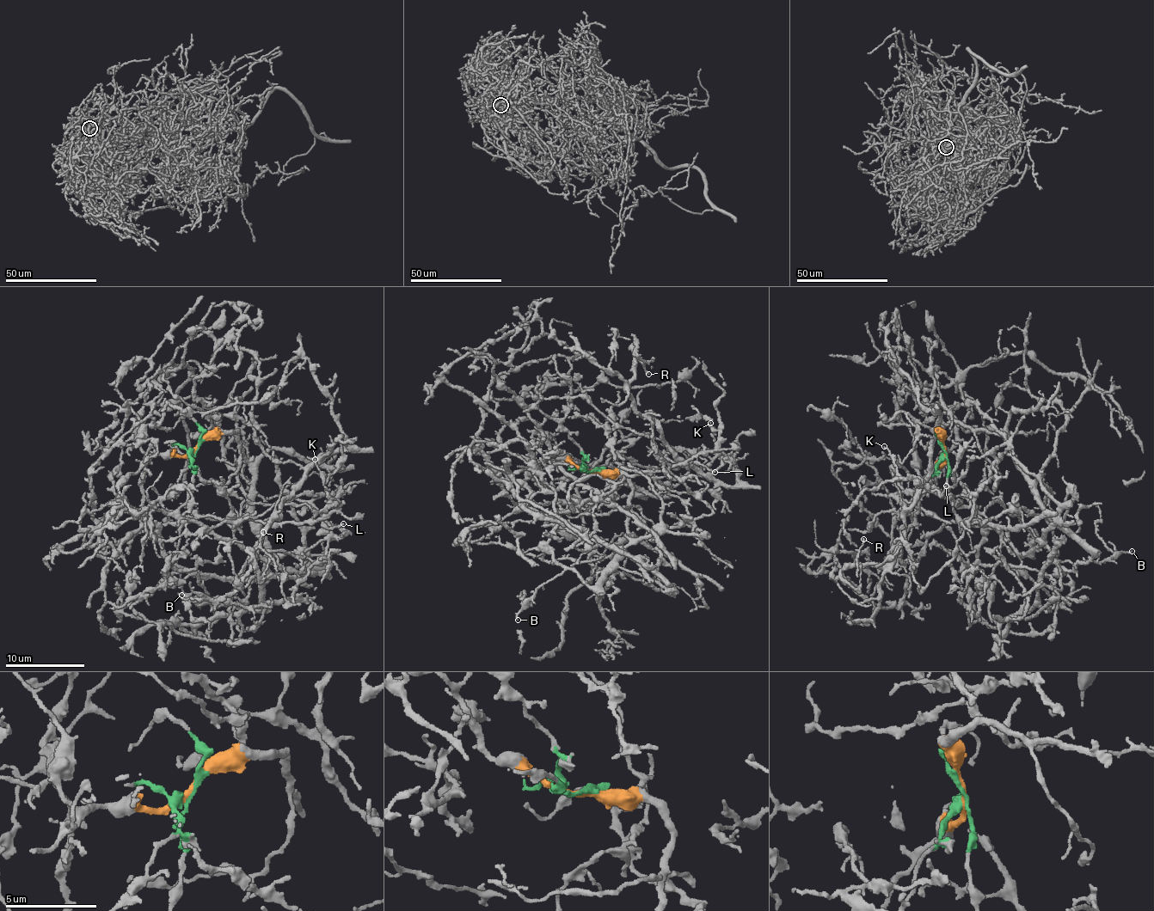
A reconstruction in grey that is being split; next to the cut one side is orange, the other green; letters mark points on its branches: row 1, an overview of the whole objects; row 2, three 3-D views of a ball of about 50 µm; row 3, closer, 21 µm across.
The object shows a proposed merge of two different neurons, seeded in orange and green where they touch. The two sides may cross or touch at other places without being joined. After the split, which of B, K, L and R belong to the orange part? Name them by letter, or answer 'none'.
B

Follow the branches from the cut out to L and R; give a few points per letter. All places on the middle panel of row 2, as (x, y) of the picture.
L: (591, 472), (582, 470), (577, 461), (558, 463), (601, 494), (620, 474), (667, 470), (690, 459), (715, 472)
R: (591, 472), (537, 393), (584, 394), (615, 423), (659, 439), (629, 392), (634, 364), (648, 374)

